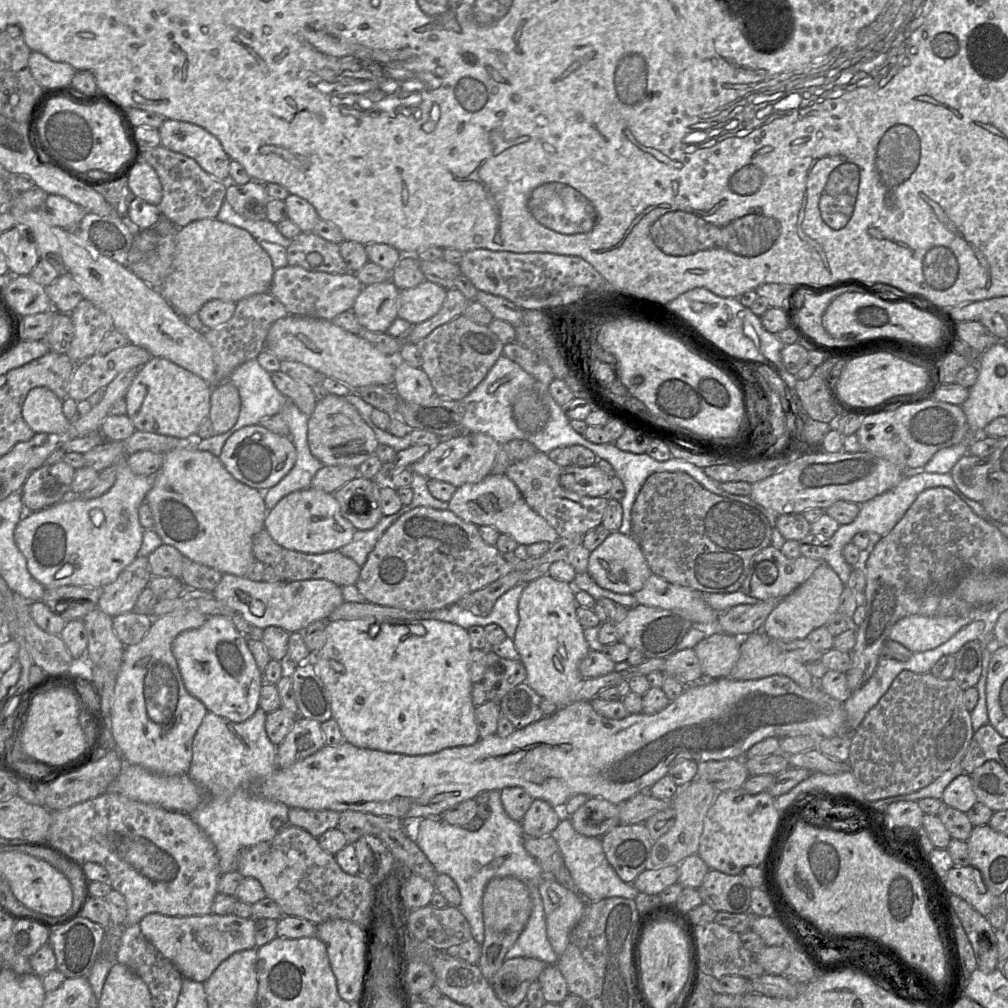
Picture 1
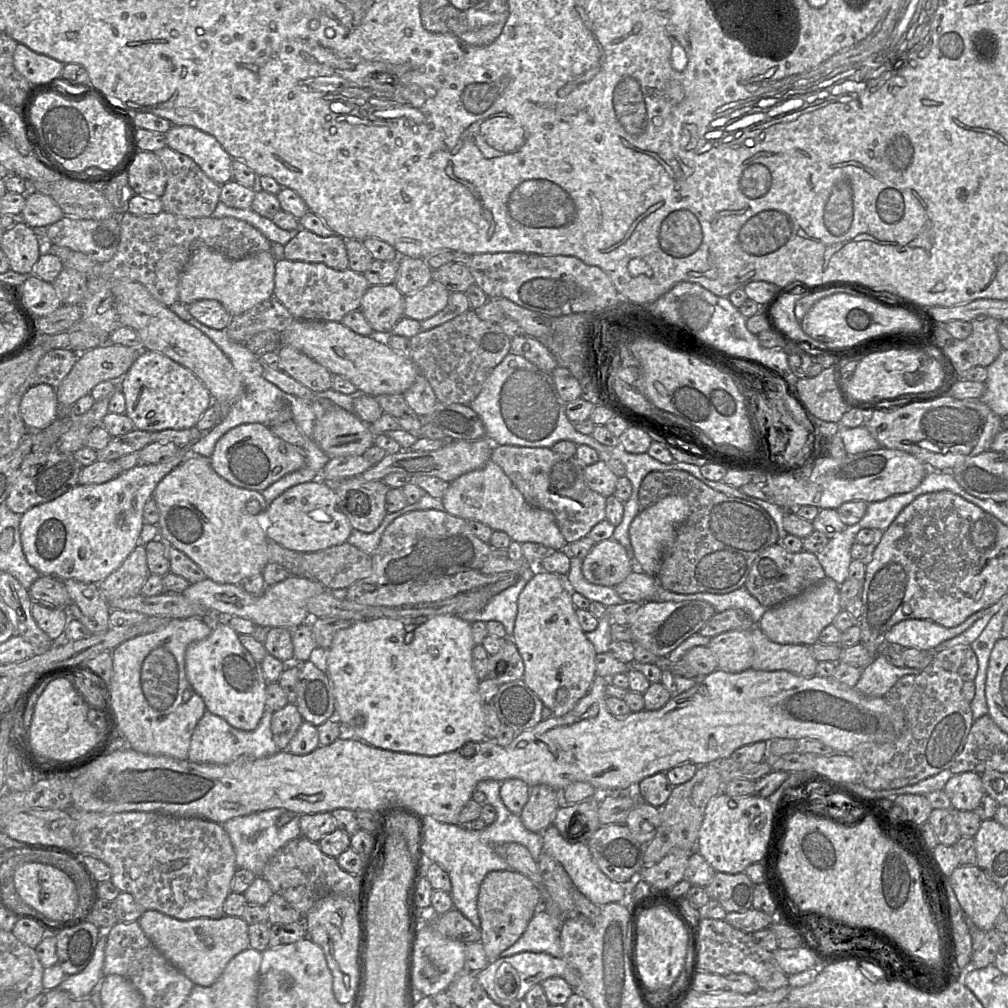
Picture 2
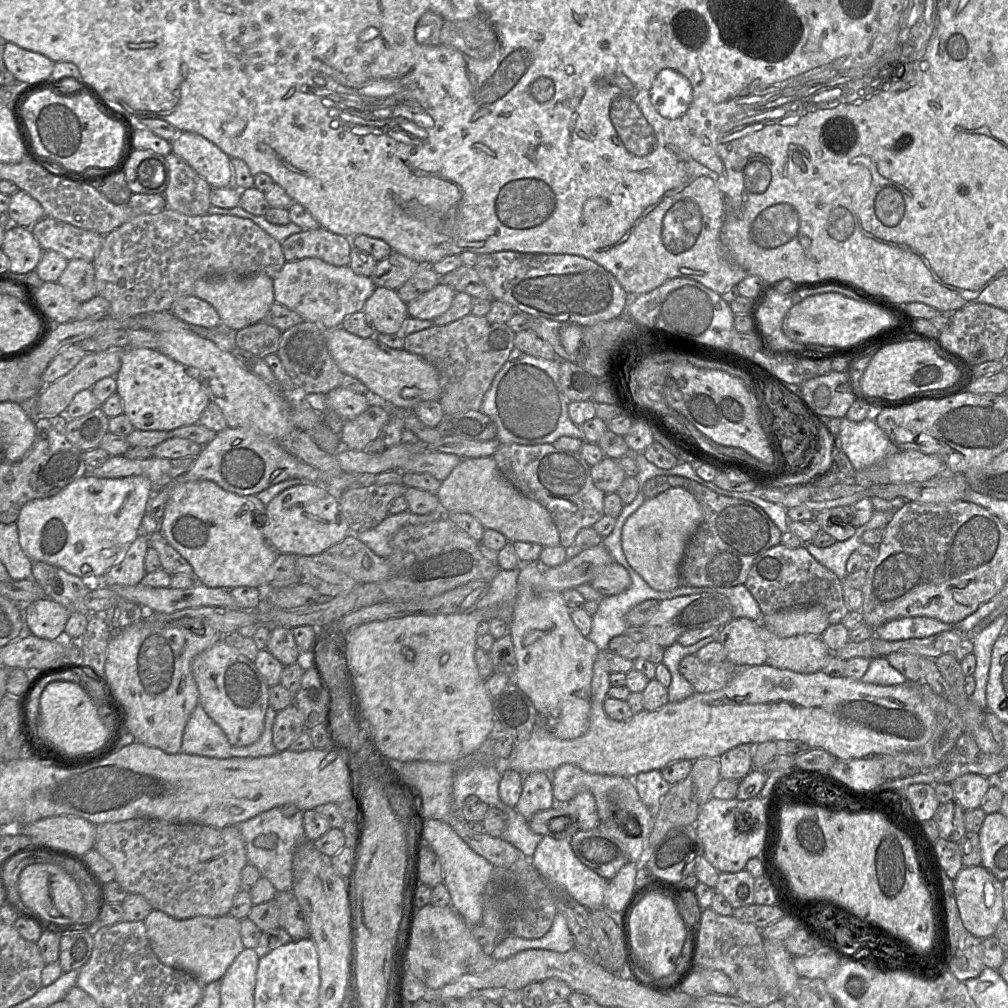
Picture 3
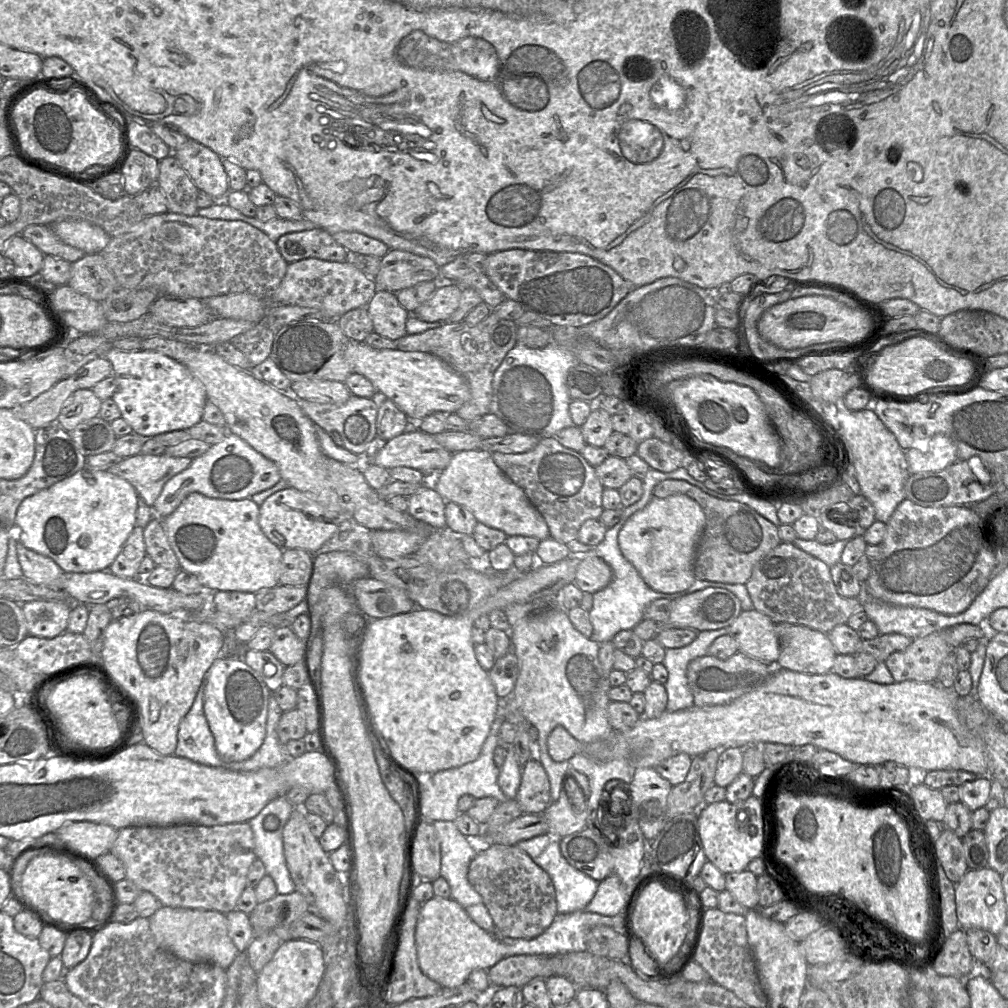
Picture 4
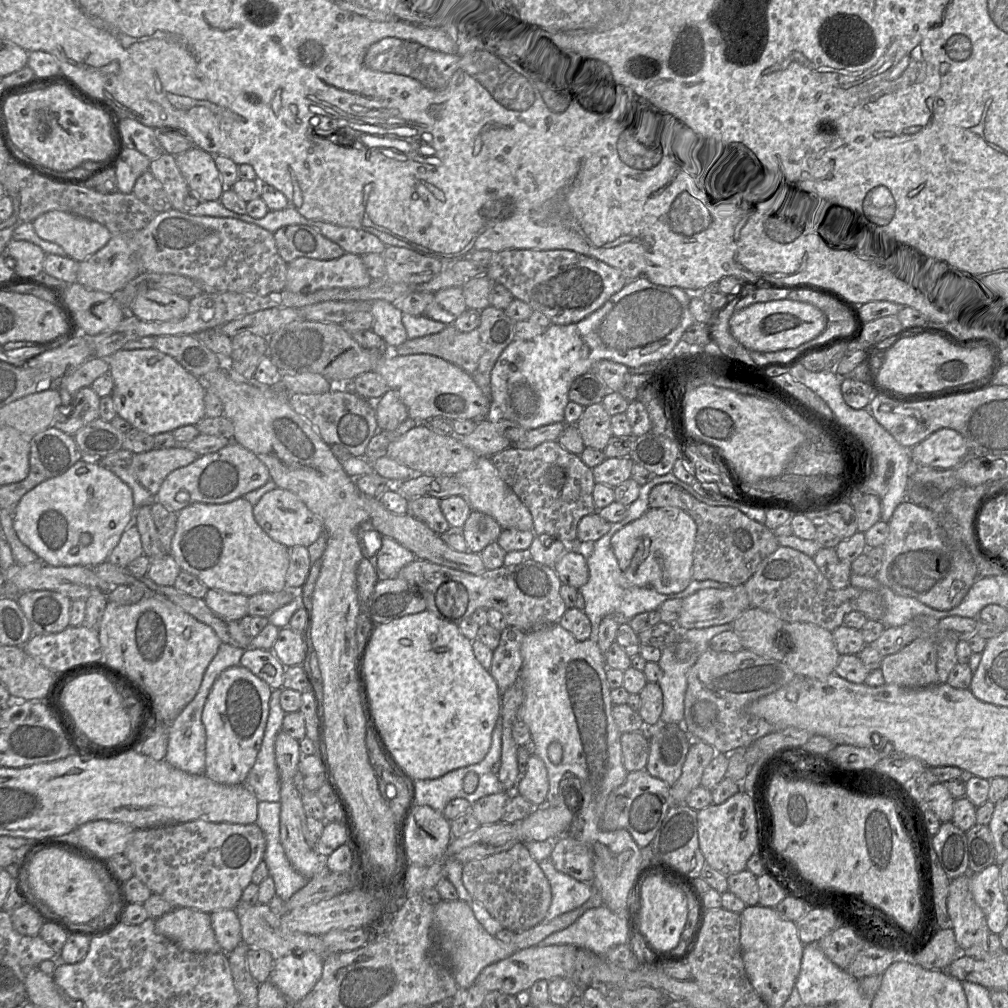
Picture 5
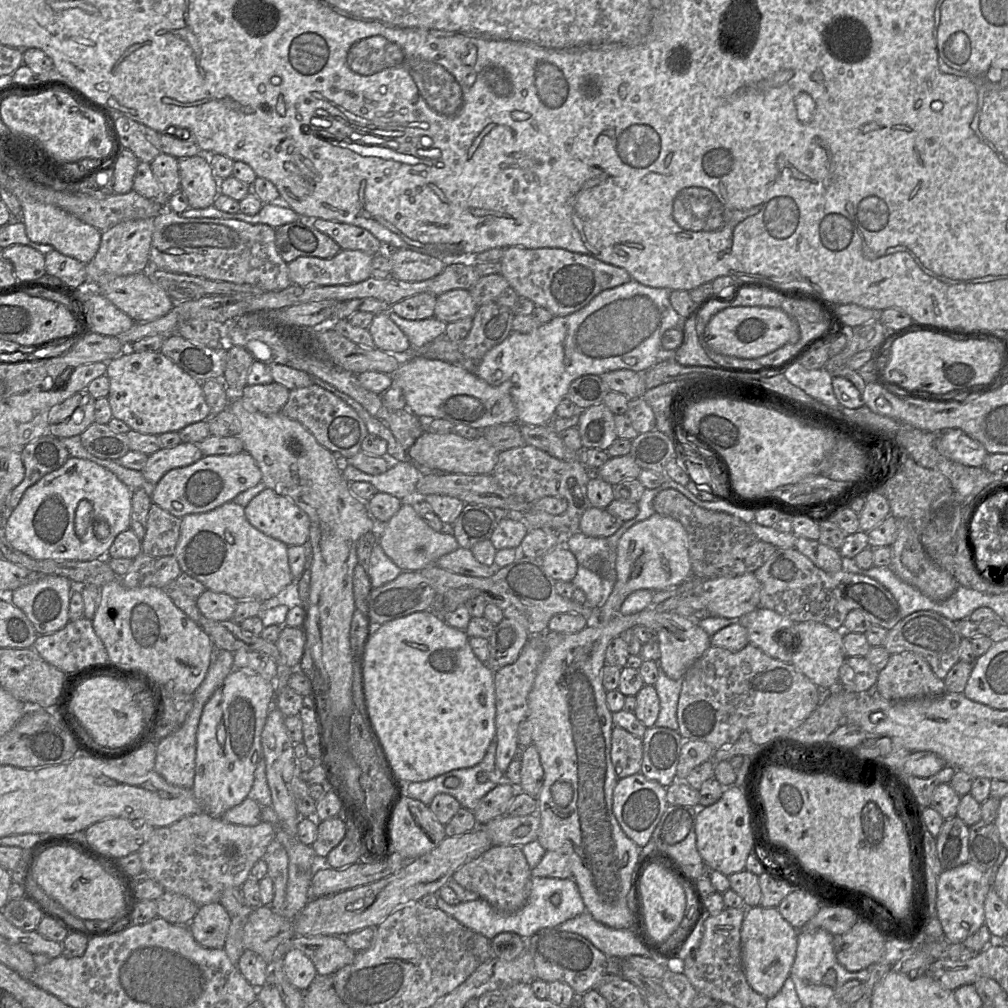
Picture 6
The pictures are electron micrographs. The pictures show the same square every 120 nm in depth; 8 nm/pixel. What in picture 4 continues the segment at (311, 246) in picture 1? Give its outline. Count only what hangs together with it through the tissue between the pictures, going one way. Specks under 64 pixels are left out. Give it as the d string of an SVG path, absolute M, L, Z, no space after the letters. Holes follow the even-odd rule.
M322 228L287 233L275 243L287 263L305 258L345 262L350 258L349 252Z

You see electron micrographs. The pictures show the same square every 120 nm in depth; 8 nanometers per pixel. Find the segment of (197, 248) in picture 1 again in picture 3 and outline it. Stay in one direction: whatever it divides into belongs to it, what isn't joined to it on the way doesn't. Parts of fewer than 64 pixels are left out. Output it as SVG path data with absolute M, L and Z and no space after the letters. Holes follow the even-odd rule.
M255 274L247 277L212 276L196 281L192 296L211 304L217 311L221 323L232 331L262 321L274 301L273 279L266 274Z

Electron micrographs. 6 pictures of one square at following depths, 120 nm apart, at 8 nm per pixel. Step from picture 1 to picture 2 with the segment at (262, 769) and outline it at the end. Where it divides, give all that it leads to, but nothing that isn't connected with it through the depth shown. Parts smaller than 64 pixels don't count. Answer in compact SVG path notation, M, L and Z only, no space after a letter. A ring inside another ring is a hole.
M266 708L257 728L253 731L243 731L206 710L193 731L188 760L205 764L229 764L240 757L264 758L274 755L279 749L272 737L272 713L272 710ZM274 808L235 817L222 824L232 842L236 855L237 869L247 869L256 877L262 877L266 864L274 854L287 842L302 836L299 821L299 816L301 815L295 815L289 823L282 827L277 826L277 818L280 815L286 814L287 811L285 808Z

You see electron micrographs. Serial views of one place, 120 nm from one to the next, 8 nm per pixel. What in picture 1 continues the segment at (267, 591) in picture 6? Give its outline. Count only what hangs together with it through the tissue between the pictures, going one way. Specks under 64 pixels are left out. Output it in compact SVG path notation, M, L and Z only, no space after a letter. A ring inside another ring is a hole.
M182 446L164 454L164 461L156 473L154 485L144 500L151 509L153 529L164 544L173 546L184 557L213 568L222 574L245 577L256 558L253 554L254 536L264 528L268 509L263 492L236 480L219 457L195 446Z

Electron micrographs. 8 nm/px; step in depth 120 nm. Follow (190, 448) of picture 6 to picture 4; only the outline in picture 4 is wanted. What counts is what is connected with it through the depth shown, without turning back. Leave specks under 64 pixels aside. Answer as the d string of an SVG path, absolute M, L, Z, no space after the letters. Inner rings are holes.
M139 453L122 459L108 471L128 481L141 500L153 507L165 483L187 469L191 462L191 459L185 457Z

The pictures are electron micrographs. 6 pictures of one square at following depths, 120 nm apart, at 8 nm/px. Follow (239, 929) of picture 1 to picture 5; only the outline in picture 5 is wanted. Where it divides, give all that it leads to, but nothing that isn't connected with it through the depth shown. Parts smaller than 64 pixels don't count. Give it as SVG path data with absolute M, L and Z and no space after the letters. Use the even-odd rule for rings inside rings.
M173 908L155 919L155 930L180 948L192 952L220 952L210 914L192 908Z

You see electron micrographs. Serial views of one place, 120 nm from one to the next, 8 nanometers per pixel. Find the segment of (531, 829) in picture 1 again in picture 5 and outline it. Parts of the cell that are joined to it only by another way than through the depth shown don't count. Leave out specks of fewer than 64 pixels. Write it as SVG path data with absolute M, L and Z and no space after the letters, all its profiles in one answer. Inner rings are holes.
M530 755L527 769L523 777L517 782L514 793L521 795L535 807L545 805L549 781L543 761L536 755Z

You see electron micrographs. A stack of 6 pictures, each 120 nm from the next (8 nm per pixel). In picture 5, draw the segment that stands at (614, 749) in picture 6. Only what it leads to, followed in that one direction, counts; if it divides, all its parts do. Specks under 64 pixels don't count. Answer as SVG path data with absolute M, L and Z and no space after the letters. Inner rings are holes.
M646 731L621 733L620 742L626 771L630 773L645 769L650 751Z

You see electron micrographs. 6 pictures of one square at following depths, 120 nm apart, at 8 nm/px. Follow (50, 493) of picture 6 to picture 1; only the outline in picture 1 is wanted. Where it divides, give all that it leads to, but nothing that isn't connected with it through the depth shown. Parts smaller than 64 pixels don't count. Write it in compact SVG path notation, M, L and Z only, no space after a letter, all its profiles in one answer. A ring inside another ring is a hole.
M121 457L115 464L116 480L102 496L91 499L61 500L41 510L26 512L14 530L14 540L27 561L30 574L45 589L60 586L79 586L102 589L114 582L119 574L137 557L142 544L144 528L139 521L139 507L154 485L156 474L134 474Z

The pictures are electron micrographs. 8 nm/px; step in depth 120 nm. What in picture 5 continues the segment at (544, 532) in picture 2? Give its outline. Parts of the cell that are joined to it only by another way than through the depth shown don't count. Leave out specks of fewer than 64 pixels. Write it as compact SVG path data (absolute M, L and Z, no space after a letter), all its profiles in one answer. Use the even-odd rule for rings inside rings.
M479 456L466 470L454 475L462 487L462 497L472 510L493 517L502 529L533 531L533 518L529 509L522 503L514 491L502 480L490 461L490 457Z

